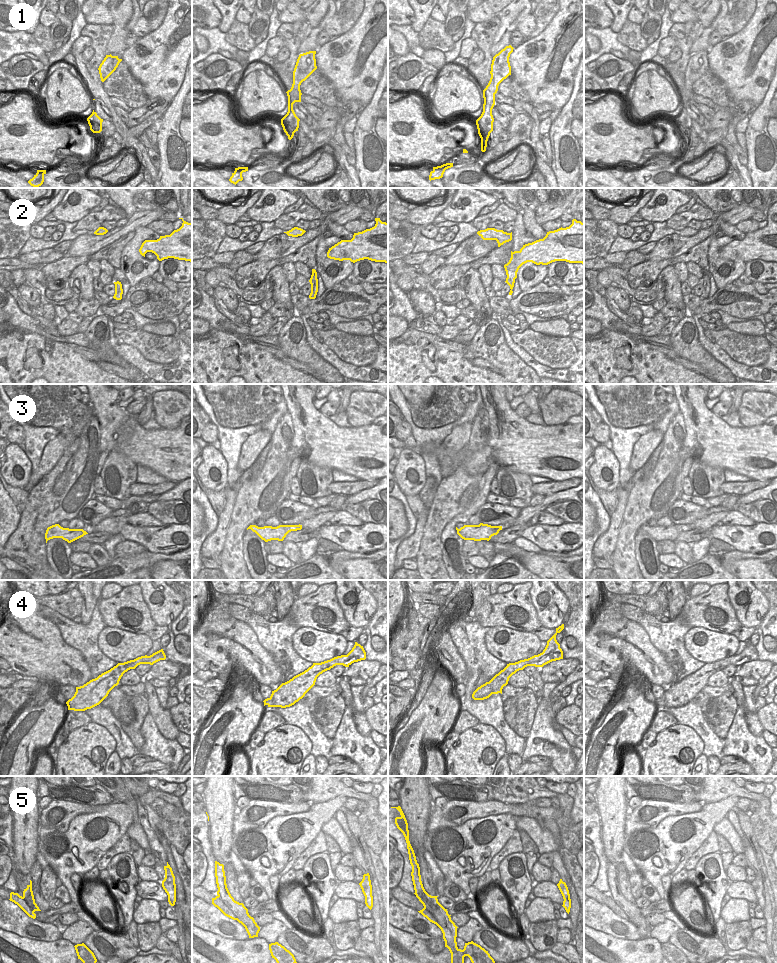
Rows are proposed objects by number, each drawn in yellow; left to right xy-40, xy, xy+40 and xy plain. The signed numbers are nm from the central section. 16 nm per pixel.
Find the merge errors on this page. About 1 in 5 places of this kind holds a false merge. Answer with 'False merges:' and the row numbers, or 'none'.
False merges: 5

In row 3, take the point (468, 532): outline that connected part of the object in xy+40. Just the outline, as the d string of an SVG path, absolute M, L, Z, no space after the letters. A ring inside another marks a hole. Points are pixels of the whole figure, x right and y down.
M480 523L479 525L464 525L460 529L456 527L457 534L464 540L489 541L492 536L497 535L502 526L491 526Z

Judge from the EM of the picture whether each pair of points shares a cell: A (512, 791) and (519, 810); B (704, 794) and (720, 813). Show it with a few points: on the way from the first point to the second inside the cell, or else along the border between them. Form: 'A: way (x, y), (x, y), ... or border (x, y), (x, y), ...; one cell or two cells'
A: border (494, 799), (500, 802), (524, 804); two cells
B: border (734, 794), (715, 802), (703, 803); two cells

